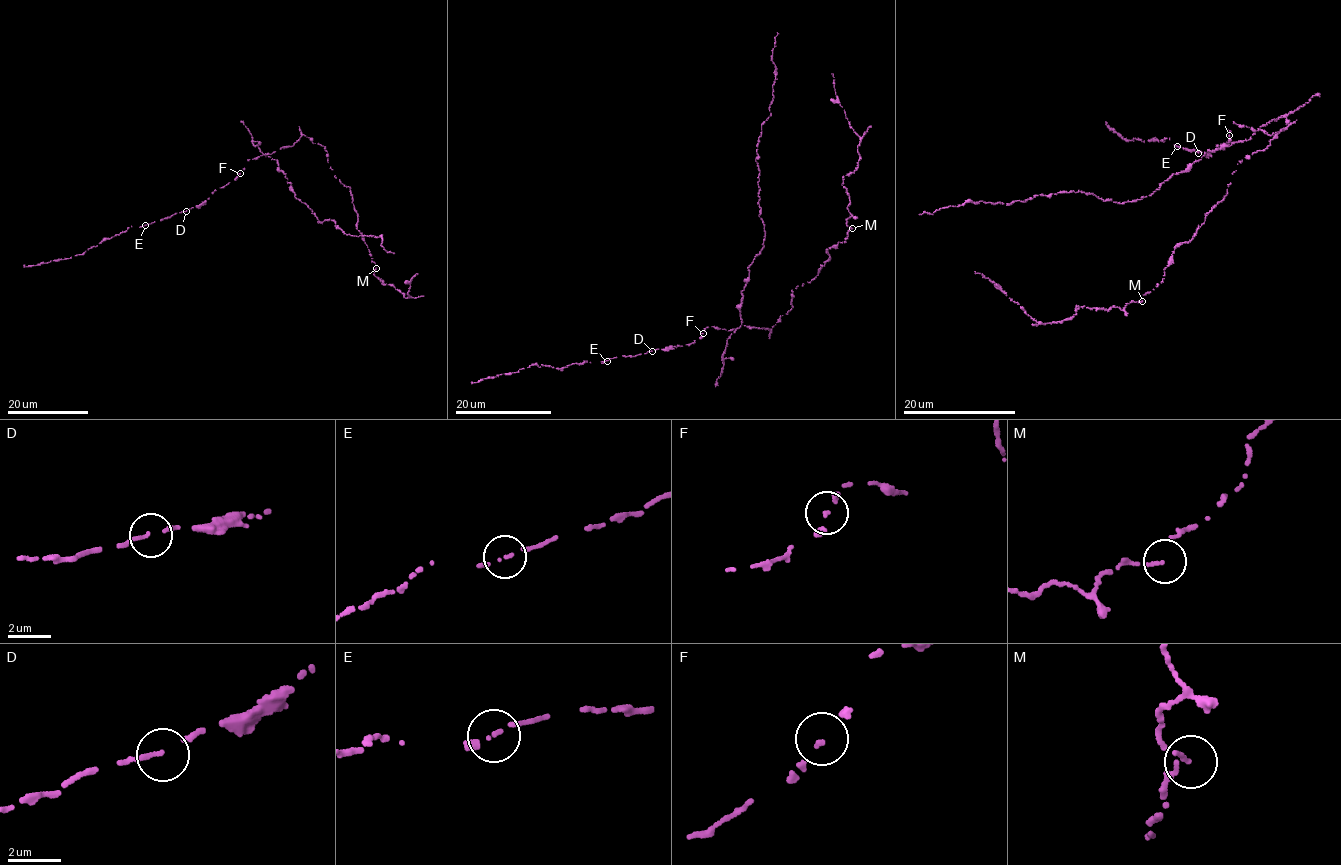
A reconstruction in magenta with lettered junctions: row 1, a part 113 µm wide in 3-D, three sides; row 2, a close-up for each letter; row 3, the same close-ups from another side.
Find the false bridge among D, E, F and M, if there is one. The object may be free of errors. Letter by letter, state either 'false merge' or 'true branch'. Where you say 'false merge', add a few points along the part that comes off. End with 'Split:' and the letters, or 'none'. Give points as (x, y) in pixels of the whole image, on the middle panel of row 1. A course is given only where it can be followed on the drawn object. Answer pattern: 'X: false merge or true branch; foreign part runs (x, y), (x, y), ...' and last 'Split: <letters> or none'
D: true branch
E: true branch
F: true branch
M: true branch
Split: none

